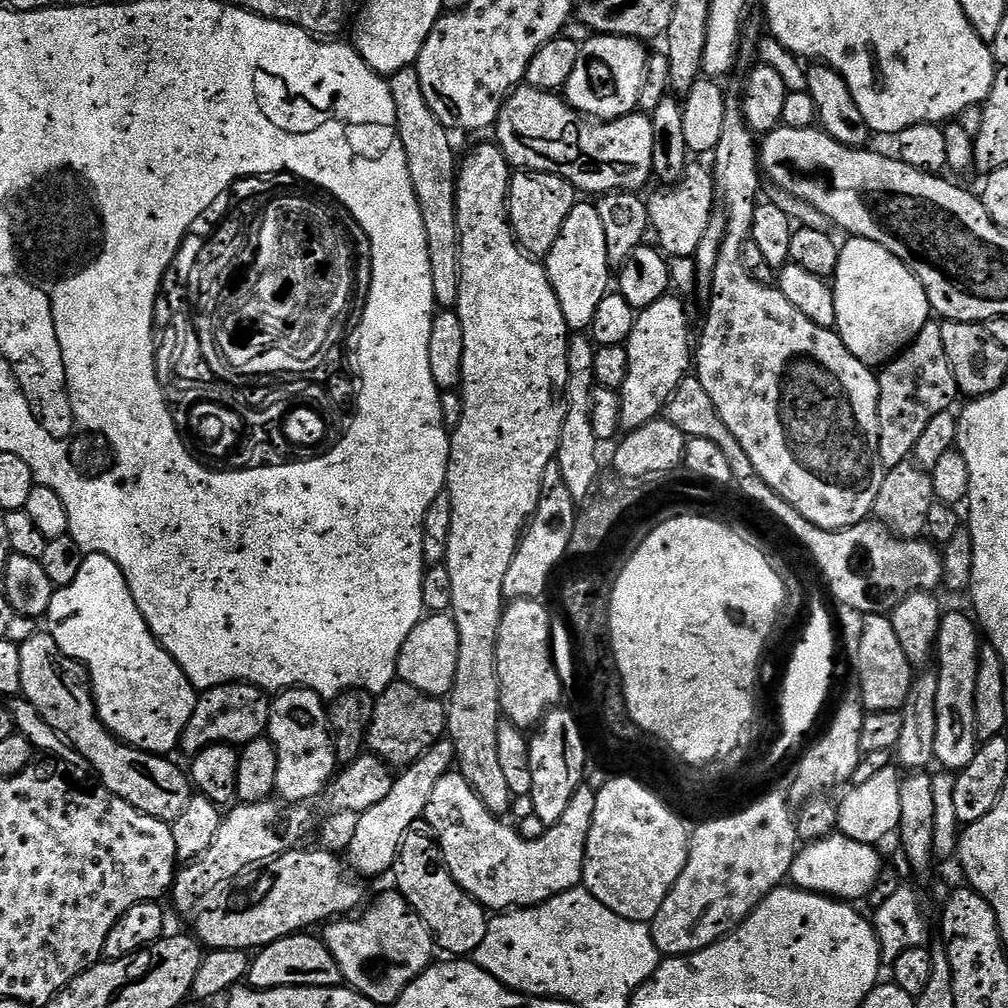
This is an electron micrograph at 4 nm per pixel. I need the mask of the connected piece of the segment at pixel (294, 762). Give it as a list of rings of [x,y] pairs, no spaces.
[[[290,688],[272,700],[272,713],[266,733],[278,754],[278,778],[275,795],[289,802],[312,802],[332,783],[338,761],[332,745],[325,701],[308,688]]]

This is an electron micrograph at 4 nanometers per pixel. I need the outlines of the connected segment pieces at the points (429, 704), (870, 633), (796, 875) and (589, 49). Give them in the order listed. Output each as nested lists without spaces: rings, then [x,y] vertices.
[[[397,679],[386,691],[376,696],[366,748],[371,755],[380,757],[393,769],[403,770],[426,754],[438,741],[445,739],[447,727],[448,710],[441,697],[414,690],[414,686]]]
[[[884,614],[867,617],[856,648],[856,676],[860,679],[858,695],[868,712],[894,712],[904,707],[906,694],[914,679],[914,666],[906,658],[898,638],[894,635],[891,619]]]
[[[833,834],[825,840],[804,844],[792,863],[790,880],[803,892],[817,892],[834,900],[857,902],[876,884],[880,876],[880,856],[871,844],[856,844],[850,838]]]
[[[592,34],[589,37],[588,41],[583,41],[580,44],[578,63],[574,65],[574,71],[562,89],[564,99],[567,100],[573,110],[596,122],[607,122],[633,115],[639,109],[642,86],[646,82],[649,49],[644,49],[647,47],[641,41],[631,40],[625,36]]]

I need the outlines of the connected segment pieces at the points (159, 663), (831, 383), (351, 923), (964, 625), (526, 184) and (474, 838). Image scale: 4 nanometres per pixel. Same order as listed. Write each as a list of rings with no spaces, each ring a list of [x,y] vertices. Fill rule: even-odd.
[[[97,552],[85,555],[82,570],[78,570],[74,582],[56,590],[46,623],[46,631],[52,635],[54,642],[58,642],[60,652],[72,660],[79,660],[87,668],[88,677],[92,680],[96,712],[113,736],[147,752],[172,754],[172,751],[177,751],[186,722],[190,722],[190,714],[194,714],[197,689],[186,678],[180,663],[154,638],[146,618],[142,618],[142,610],[138,610],[130,594],[122,570],[109,556]]]
[[[732,94],[728,96],[728,101],[726,102],[726,123],[722,126],[722,139],[718,142],[714,159],[716,159],[716,168],[714,167],[716,191],[719,199],[722,201],[722,208],[728,217],[728,221],[726,222],[726,234],[722,242],[722,250],[718,254],[718,266],[714,268],[712,291],[707,297],[707,300],[709,299],[708,317],[704,320],[704,333],[700,336],[700,344],[698,340],[694,348],[694,375],[702,382],[702,386],[706,389],[706,394],[710,394],[710,399],[713,400],[722,422],[726,422],[726,426],[730,426],[730,434],[734,434],[734,438],[738,438],[738,442],[742,442],[742,450],[746,450],[747,456],[750,457],[750,462],[754,462],[754,470],[758,470],[758,474],[766,482],[766,486],[770,486],[782,499],[790,502],[790,506],[794,506],[794,510],[798,510],[798,514],[802,514],[802,518],[806,518],[806,522],[814,522],[814,526],[825,528],[827,532],[836,532],[840,528],[853,528],[855,524],[861,524],[862,521],[869,519],[873,515],[872,507],[878,498],[878,490],[882,486],[886,471],[878,458],[878,398],[880,397],[880,381],[877,373],[869,365],[863,364],[858,358],[854,358],[854,354],[850,354],[850,350],[846,350],[839,332],[810,322],[810,318],[806,318],[806,314],[802,314],[802,310],[794,307],[790,302],[790,298],[786,298],[779,287],[758,282],[746,270],[744,265],[744,245],[749,243],[752,227],[754,226],[754,210],[761,199],[760,180],[762,181],[762,169],[760,166],[758,140],[746,122],[744,106],[739,95],[734,96]]]
[[[384,892],[376,904],[370,904],[351,918],[333,919],[323,929],[322,939],[330,954],[334,954],[334,962],[338,962],[347,987],[355,988],[378,1006],[392,1006],[402,990],[433,963],[434,941],[422,918],[418,918],[399,892]]]
[[[945,611],[940,617],[940,629],[938,630],[938,638],[936,639],[936,647],[934,649],[935,663],[940,663],[940,668],[938,667],[938,706],[936,707],[938,710],[938,734],[934,734],[934,746],[936,747],[935,763],[937,765],[940,764],[939,767],[944,770],[959,770],[961,768],[965,768],[965,766],[974,758],[974,754],[978,747],[976,727],[974,726],[974,690],[976,689],[976,683],[978,682],[978,654],[980,653],[982,636],[978,631],[977,621],[973,619],[969,613],[968,616],[964,612]]]
[[[516,170],[508,187],[508,220],[520,247],[533,258],[547,257],[549,250],[562,234],[562,222],[578,203],[578,189],[566,178],[553,172]]]
[[[453,770],[438,778],[423,819],[428,820],[427,827],[444,856],[444,864],[450,870],[454,882],[458,882],[458,886],[462,886],[462,890],[470,893],[485,909],[534,908],[537,904],[577,887],[583,881],[586,842],[590,838],[590,822],[594,822],[596,794],[594,790],[582,786],[574,794],[570,806],[566,806],[566,814],[562,814],[562,818],[558,818],[556,824],[549,826],[542,838],[527,840],[517,834],[511,823],[502,822],[501,817],[490,814],[490,810],[482,806],[482,798],[474,794],[466,778],[462,778],[459,771]]]

